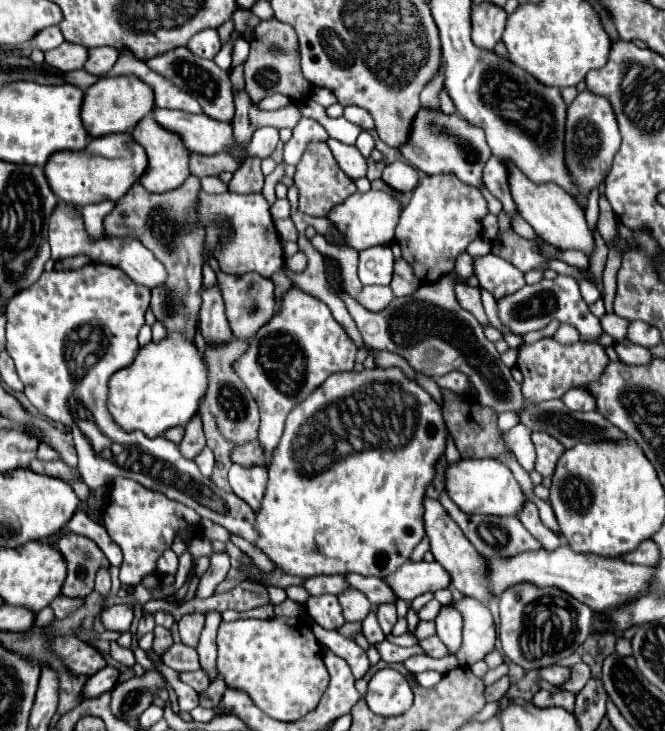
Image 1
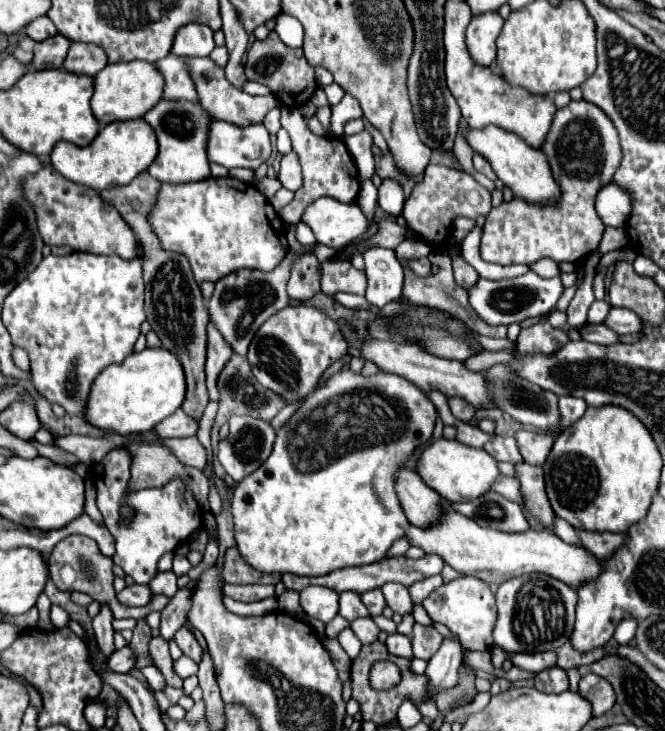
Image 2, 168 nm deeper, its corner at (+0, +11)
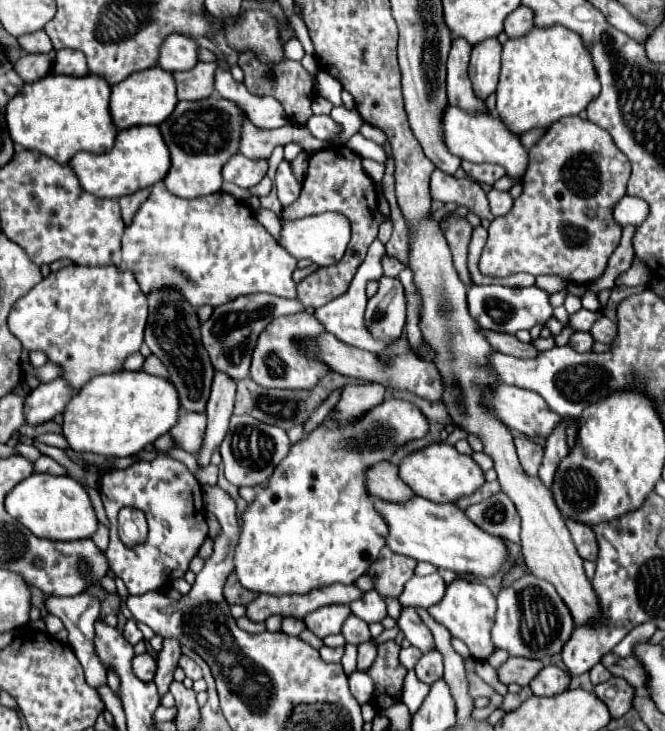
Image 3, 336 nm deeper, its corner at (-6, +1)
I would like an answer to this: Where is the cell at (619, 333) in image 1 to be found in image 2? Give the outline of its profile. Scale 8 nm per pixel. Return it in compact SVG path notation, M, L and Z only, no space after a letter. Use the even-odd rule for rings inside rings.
M594 302L592 306L590 306L590 310L588 310L588 324L604 324L604 320L606 320L606 316L608 316L608 312L610 312L610 304L608 302Z

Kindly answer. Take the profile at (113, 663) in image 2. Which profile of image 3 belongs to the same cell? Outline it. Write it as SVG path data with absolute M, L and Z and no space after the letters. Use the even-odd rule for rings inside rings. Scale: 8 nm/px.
M148 652L146 654L140 654L140 656L134 656L132 668L134 668L134 674L142 682L152 682L154 680L154 674L156 674L156 656L152 656Z

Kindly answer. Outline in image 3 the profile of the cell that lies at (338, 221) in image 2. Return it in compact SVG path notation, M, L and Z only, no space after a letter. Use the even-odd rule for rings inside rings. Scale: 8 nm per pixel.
M322 212L300 220L282 220L280 224L282 230L280 230L280 238L276 240L278 246L282 246L296 260L308 258L318 266L330 266L338 262L344 256L346 246L350 242L350 222L346 216L336 212Z

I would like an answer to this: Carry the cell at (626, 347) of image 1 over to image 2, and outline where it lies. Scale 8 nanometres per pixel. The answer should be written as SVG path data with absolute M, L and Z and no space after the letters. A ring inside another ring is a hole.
M588 324L588 326L584 326L582 330L580 330L580 334L582 334L582 338L584 340L588 340L588 342L596 342L596 344L618 344L620 340L620 336L616 334L616 332L612 332L612 328L608 328L606 324L598 324L598 326L592 326L592 324Z

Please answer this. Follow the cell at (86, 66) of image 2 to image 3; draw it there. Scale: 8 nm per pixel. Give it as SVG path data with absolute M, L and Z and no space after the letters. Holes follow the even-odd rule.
M58 50L52 62L54 74L68 74L68 76L86 76L86 58L78 50Z

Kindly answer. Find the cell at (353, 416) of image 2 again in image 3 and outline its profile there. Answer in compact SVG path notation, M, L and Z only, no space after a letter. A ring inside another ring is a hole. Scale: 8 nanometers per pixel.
M388 400L370 410L362 422L342 428L344 430L322 430L320 424L312 434L294 444L270 476L268 488L258 490L256 500L246 508L242 516L240 542L234 550L234 572L246 590L282 596L308 594L314 588L332 584L352 584L358 576L366 574L366 566L378 558L378 550L386 542L386 526L382 526L382 518L370 510L370 502L366 502L366 468L388 460L394 450L408 440L426 436L428 422L414 404Z

